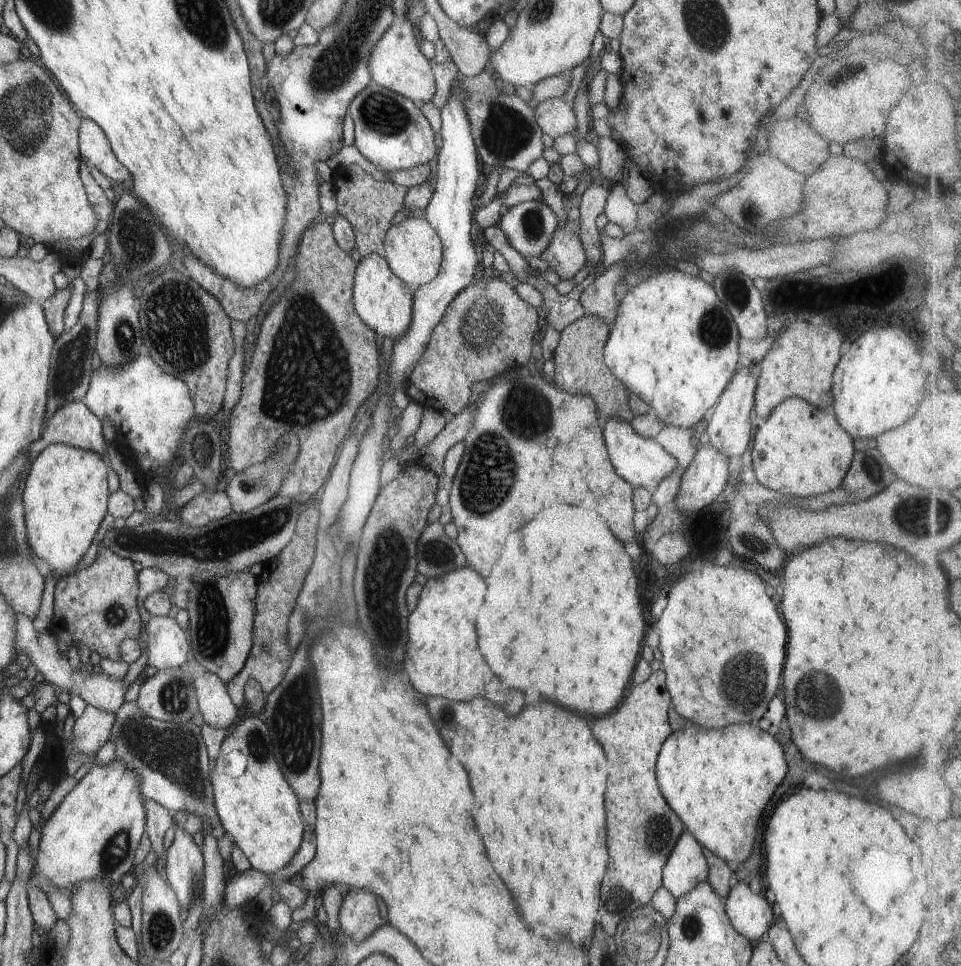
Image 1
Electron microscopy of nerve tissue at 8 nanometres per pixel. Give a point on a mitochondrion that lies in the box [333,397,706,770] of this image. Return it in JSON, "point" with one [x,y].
{"point":[391,557]}

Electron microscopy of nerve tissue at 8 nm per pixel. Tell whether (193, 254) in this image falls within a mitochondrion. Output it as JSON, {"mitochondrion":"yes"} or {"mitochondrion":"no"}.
{"mitochondrion":"no"}

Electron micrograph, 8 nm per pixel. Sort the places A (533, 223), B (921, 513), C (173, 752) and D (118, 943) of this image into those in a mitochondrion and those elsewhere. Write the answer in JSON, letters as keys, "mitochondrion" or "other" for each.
{"A":"mitochondrion","B":"mitochondrion","C":"mitochondrion","D":"other"}

